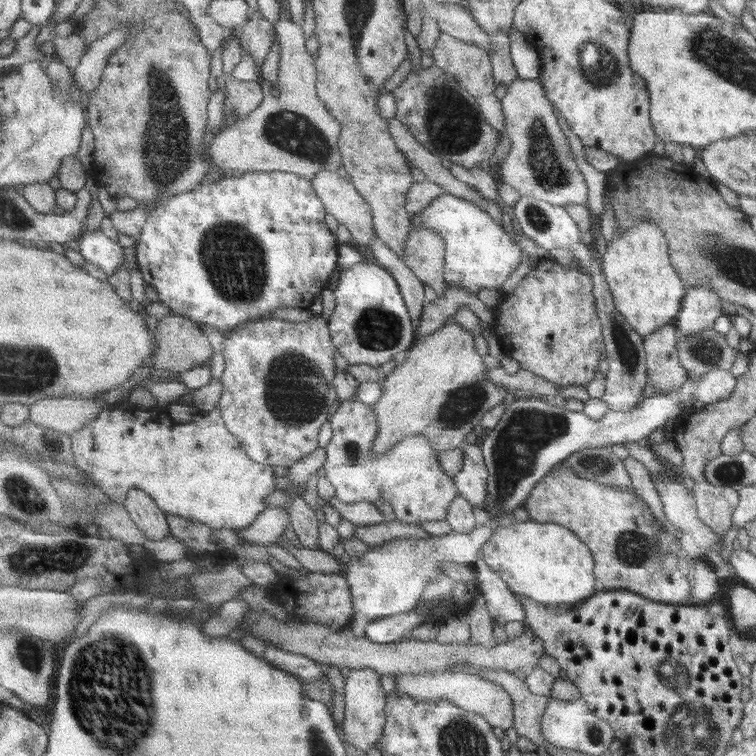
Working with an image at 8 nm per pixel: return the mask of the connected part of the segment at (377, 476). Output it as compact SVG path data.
M355 398L345 400L330 418L333 427L333 438L326 446L327 458L323 470L325 476L335 488L336 498L346 504L356 504L362 501L386 503L395 514L397 521L409 525L423 525L423 522L441 521L448 518L450 506L460 496L455 478L451 478L441 462L435 447L429 443L425 435L411 435L397 444L396 448L385 453L373 453L373 442L379 434L379 418L371 405Z

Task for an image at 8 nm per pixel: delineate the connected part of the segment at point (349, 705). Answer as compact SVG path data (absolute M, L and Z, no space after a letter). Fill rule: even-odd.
M361 668L351 670L346 678L346 712L345 720L343 720L340 729L343 730L351 745L355 745L365 752L379 744L383 739L383 733L385 733L385 721L387 721L385 707L387 706L388 696L383 690L381 675L382 673L371 668Z

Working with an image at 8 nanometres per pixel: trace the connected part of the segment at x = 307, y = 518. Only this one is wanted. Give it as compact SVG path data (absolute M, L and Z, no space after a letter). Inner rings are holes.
M296 496L290 502L292 528L297 533L305 549L319 550L319 520L315 510L305 502L305 498Z

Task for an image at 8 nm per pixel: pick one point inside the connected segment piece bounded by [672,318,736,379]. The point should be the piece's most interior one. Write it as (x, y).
(706, 351)

